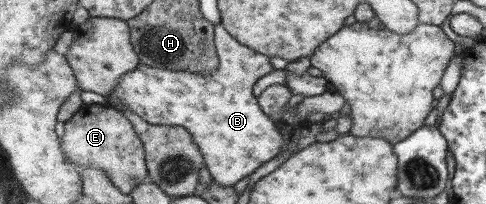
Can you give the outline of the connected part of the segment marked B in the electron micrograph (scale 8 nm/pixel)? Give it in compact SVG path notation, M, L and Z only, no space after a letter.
M220 23L214 25L214 46L218 57L215 71L192 75L138 63L135 69L119 77L105 105L113 107L108 101L114 101L151 125L186 129L199 148L212 180L227 187L280 153L284 137L251 94L253 83L273 70L268 57L240 45Z

